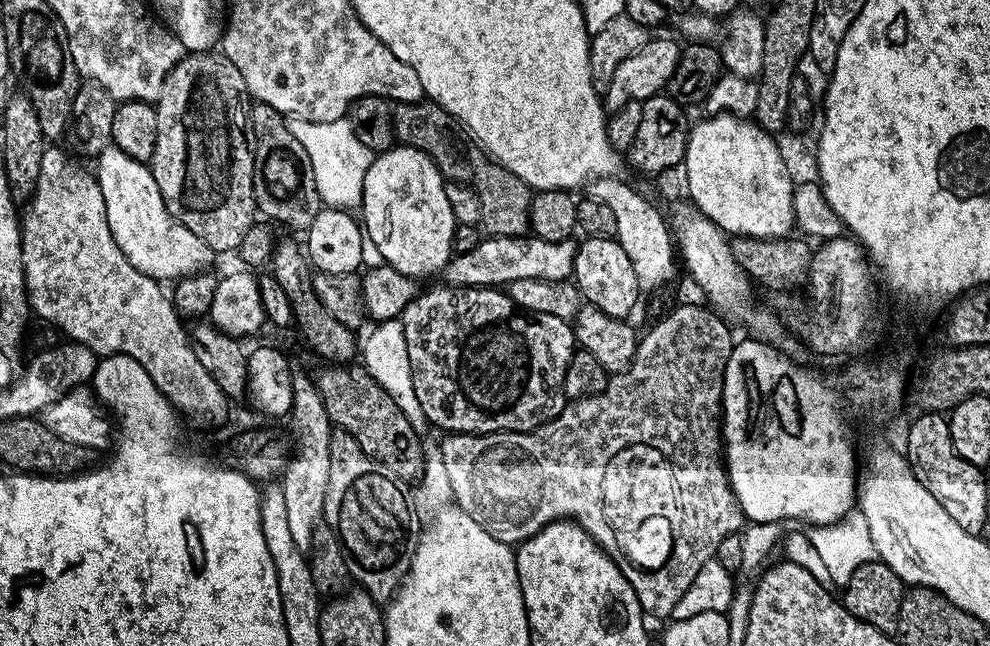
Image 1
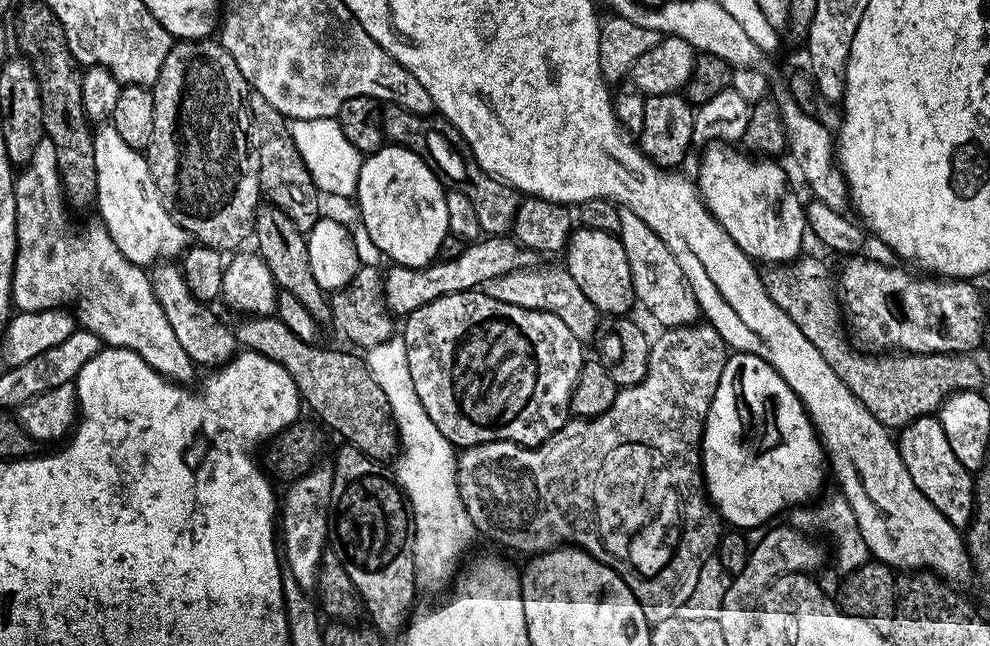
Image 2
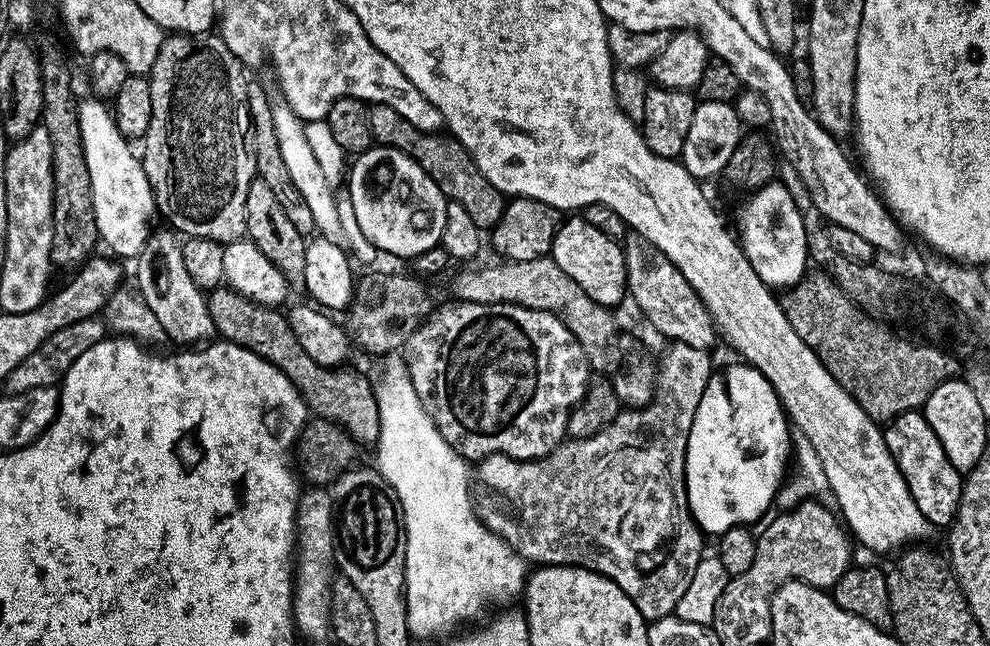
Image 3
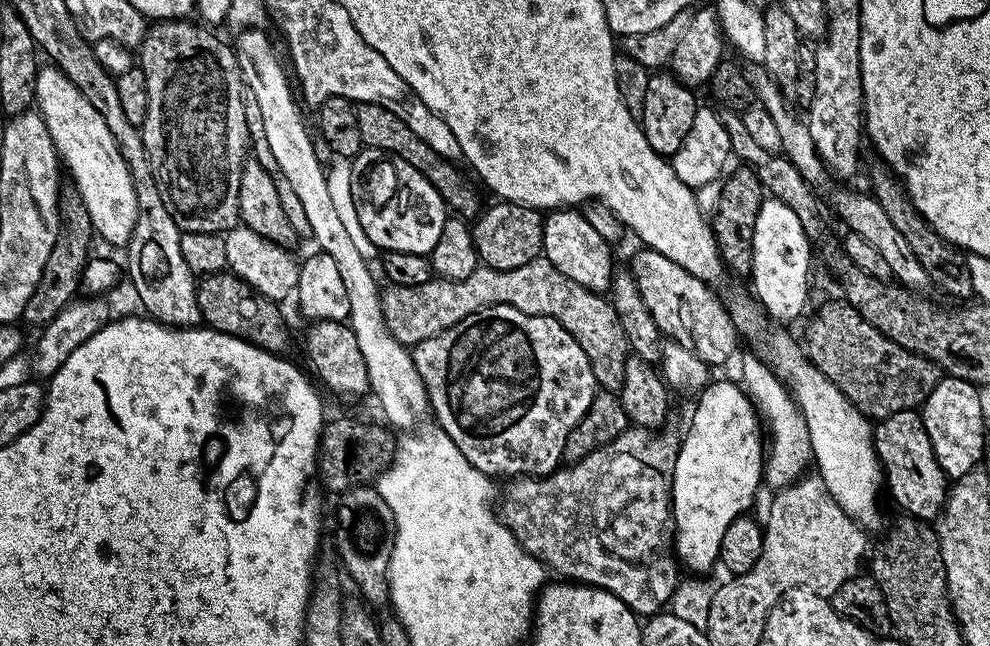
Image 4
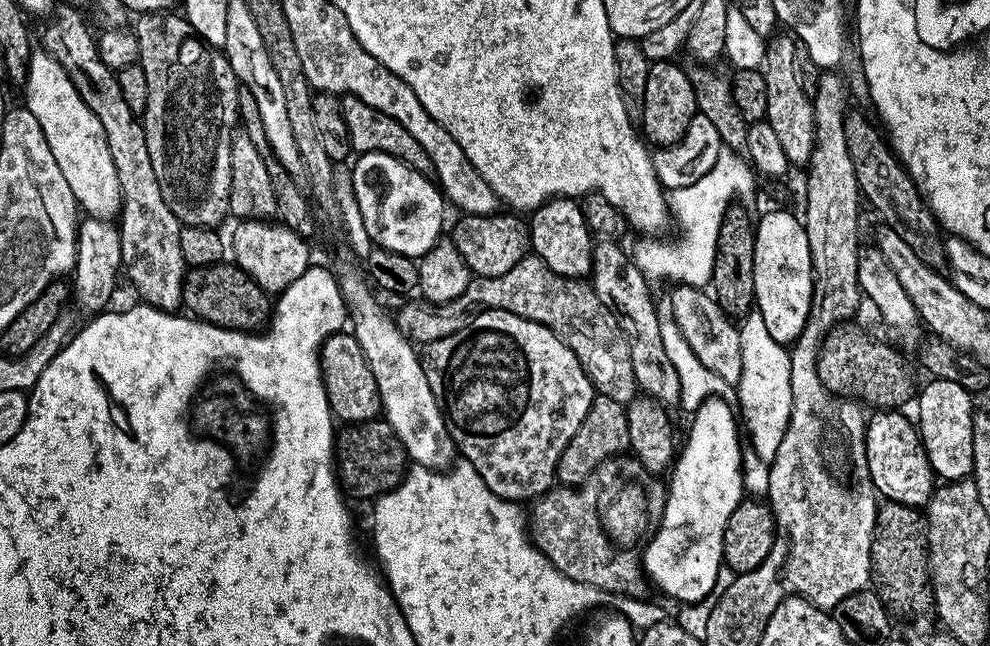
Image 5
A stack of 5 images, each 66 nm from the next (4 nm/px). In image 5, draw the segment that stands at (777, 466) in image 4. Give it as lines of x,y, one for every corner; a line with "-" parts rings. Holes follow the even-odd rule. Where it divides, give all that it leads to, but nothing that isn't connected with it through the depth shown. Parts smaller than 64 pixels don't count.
752,314
747,317
743,323
743,330
740,336
742,342
742,378
736,385
738,391
738,410
745,431
749,432
750,440
754,451
745,449
741,453
741,468
743,470
743,486
745,493
754,498
767,497
769,492
769,465
776,457
777,448
781,445
782,438
789,428
790,414
793,412
793,391
790,387
790,362
791,353
785,348
785,345
775,343
765,328
765,323
759,314

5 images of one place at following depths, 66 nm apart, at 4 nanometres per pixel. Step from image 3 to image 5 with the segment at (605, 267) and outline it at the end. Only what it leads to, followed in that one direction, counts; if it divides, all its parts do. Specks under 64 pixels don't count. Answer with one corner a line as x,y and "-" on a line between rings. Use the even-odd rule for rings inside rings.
572,198
547,200
531,213
532,220
528,224
528,239
531,251
554,274
584,278
592,270
592,245
594,237
588,228
586,218
582,214
579,203

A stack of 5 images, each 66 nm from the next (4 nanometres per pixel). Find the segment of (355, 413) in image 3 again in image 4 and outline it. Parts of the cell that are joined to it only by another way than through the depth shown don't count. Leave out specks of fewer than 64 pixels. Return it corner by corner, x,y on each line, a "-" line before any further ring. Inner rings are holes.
231,270
215,272
199,277
196,286
200,319
216,332
225,332
239,340
245,340
256,348
277,354
287,353
288,324
280,313
281,305
254,290

